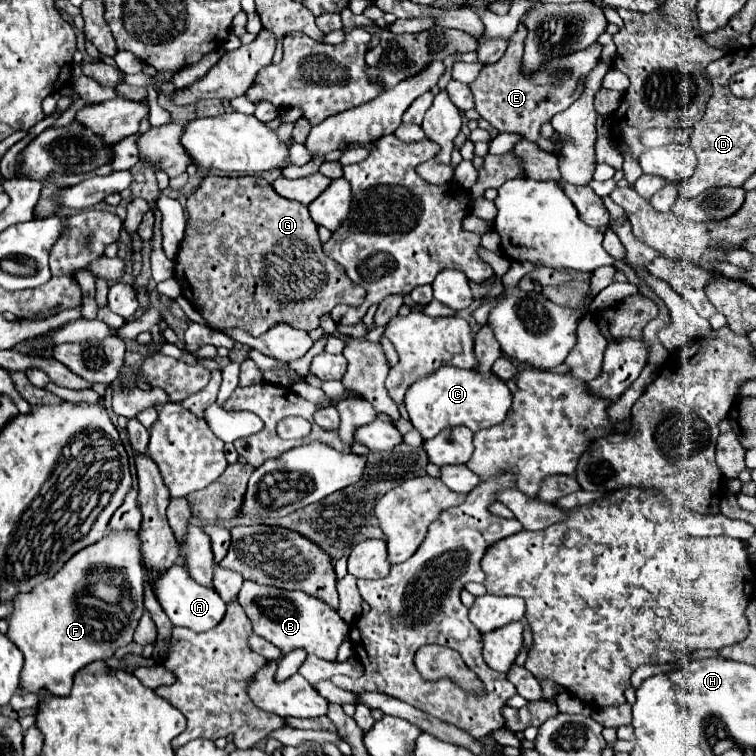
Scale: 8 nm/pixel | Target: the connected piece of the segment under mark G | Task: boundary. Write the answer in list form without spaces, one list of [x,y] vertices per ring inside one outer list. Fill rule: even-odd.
[[[205,176],[203,182],[199,184],[199,188],[187,198],[187,230],[185,230],[185,240],[181,242],[181,248],[177,252],[175,258],[175,278],[183,288],[183,296],[195,306],[195,310],[205,318],[205,322],[209,324],[209,328],[213,330],[229,330],[229,328],[241,328],[251,336],[259,336],[263,332],[267,332],[271,328],[271,324],[275,322],[287,322],[299,330],[313,330],[319,326],[319,318],[325,312],[331,312],[335,308],[335,304],[347,304],[347,306],[359,306],[365,300],[365,290],[363,286],[355,286],[349,278],[347,272],[337,264],[331,262],[323,250],[321,250],[321,240],[317,234],[317,224],[311,220],[307,206],[303,206],[301,202],[295,200],[287,200],[283,196],[279,196],[271,184],[263,178],[257,176],[239,176],[239,178],[229,178],[229,176]]]

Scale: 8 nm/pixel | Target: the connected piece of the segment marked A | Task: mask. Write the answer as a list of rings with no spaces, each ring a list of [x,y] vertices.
[[[141,562],[141,568],[143,568],[143,578],[145,582],[153,588],[163,612],[169,616],[169,620],[173,622],[173,626],[187,626],[195,632],[203,632],[203,630],[211,630],[215,628],[215,624],[219,624],[219,620],[223,618],[225,614],[225,602],[221,600],[219,592],[211,586],[201,586],[197,584],[185,566],[179,566],[179,564],[173,564],[171,568],[163,570],[163,572],[155,572],[151,568],[147,568],[143,562]]]

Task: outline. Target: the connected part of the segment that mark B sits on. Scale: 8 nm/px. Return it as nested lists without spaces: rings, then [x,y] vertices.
[[[245,580],[239,592],[239,604],[249,616],[253,632],[279,646],[283,654],[295,648],[305,648],[309,654],[315,654],[325,660],[335,660],[337,648],[347,640],[351,630],[351,626],[347,626],[339,618],[337,610],[303,592],[289,592],[275,586],[261,586],[251,580]]]

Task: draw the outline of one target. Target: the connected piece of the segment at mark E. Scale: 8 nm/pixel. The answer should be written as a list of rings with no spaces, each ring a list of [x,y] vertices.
[[[519,26],[511,36],[509,46],[501,60],[483,66],[479,76],[469,84],[475,96],[475,110],[499,132],[517,132],[523,138],[535,142],[541,138],[541,126],[551,122],[551,118],[571,106],[583,96],[583,80],[597,66],[603,46],[599,42],[585,50],[577,50],[567,56],[545,60],[535,72],[523,72],[523,46],[527,38],[527,28]]]

